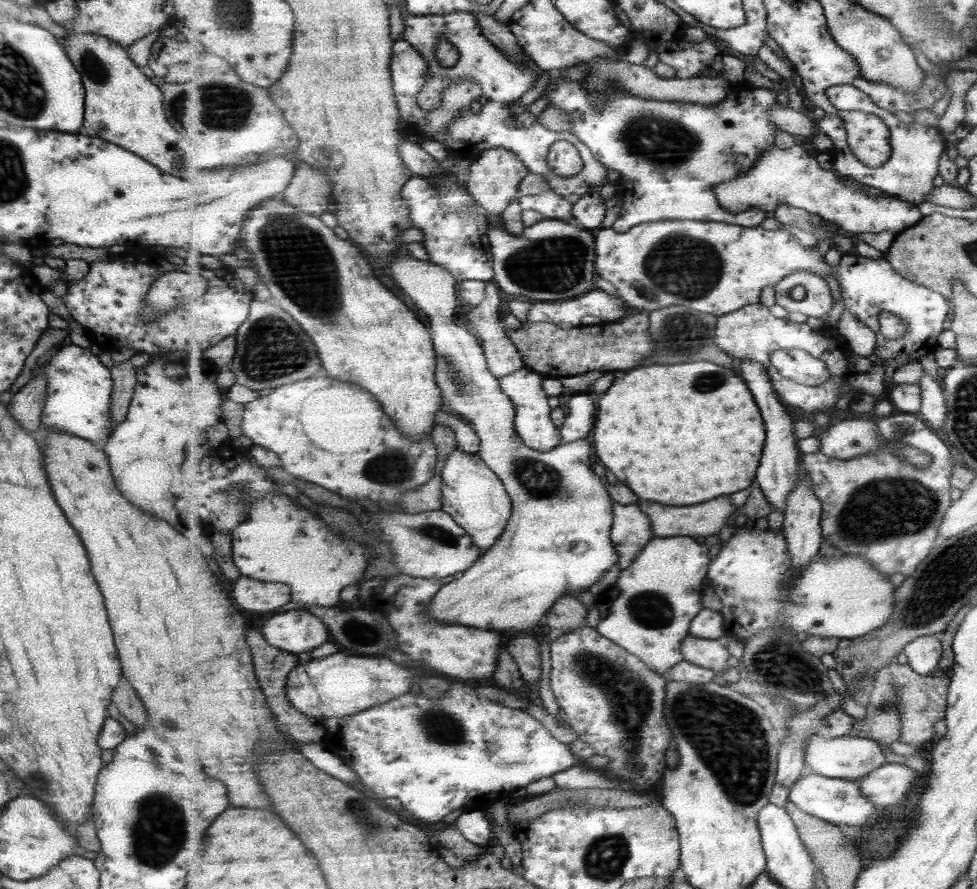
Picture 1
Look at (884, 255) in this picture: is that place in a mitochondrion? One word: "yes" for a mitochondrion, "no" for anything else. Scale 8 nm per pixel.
no

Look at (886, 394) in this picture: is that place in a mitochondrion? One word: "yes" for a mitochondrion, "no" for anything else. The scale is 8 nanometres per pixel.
no

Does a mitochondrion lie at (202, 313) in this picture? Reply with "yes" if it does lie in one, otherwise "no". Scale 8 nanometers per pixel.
no

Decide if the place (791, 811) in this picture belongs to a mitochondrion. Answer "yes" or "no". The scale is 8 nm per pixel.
no

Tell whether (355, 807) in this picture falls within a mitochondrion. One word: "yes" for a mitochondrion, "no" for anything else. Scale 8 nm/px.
yes

